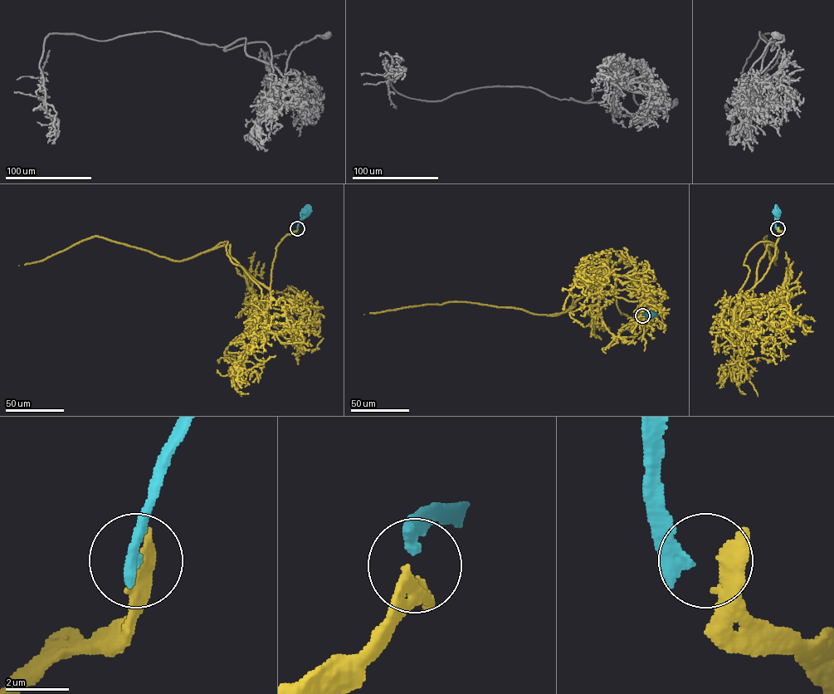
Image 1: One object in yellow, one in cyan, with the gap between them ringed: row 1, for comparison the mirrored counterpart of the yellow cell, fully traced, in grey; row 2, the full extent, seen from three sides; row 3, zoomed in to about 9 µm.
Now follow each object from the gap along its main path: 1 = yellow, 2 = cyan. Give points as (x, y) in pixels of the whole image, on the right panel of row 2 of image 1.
1: (777, 228), (775, 256), (752, 288), (768, 245), (776, 249), (777, 256), (770, 259), (767, 236), (777, 265)
2: (777, 228), (776, 211)

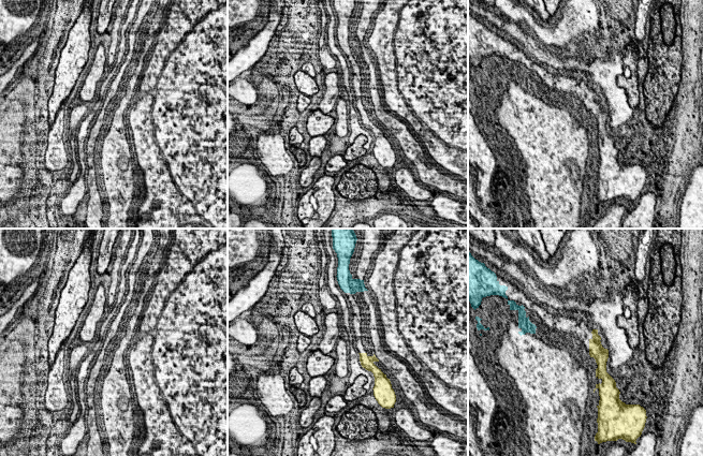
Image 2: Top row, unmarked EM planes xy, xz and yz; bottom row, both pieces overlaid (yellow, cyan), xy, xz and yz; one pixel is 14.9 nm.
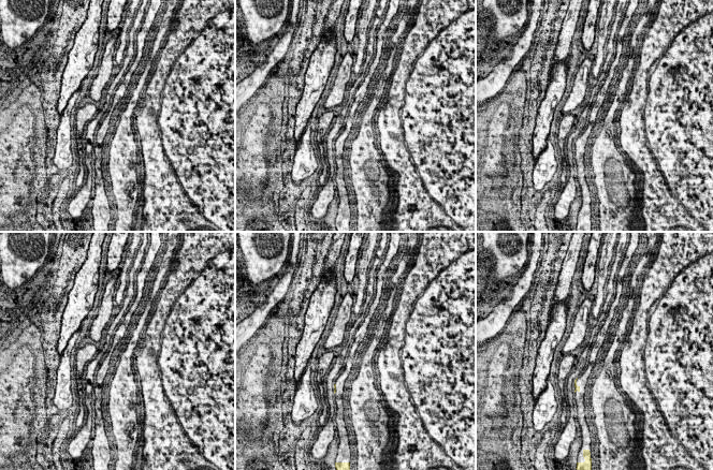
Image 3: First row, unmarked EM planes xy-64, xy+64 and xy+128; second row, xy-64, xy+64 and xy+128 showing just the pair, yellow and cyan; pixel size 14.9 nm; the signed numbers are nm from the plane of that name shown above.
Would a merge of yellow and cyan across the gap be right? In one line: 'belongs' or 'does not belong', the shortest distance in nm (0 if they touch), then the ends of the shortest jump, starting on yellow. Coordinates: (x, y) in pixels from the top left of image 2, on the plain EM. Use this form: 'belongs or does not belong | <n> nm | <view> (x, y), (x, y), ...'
belongs | 800 nm | yz (589, 99), (536, 87)

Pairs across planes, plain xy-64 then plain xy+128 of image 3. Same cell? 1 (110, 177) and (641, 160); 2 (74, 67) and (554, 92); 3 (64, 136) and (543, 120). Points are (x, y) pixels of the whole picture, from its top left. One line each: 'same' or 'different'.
1: different
2: same
3: different

